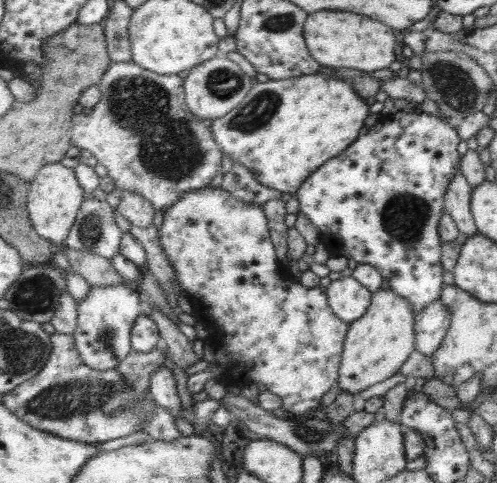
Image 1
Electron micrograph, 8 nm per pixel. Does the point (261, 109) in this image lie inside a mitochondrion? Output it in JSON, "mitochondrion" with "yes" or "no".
{"mitochondrion":"yes"}

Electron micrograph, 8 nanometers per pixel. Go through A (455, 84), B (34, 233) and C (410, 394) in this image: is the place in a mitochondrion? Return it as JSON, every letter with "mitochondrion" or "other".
{"A":"mitochondrion","B":"other","C":"other"}

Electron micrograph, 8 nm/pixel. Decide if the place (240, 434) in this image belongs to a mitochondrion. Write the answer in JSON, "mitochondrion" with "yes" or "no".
{"mitochondrion":"no"}

